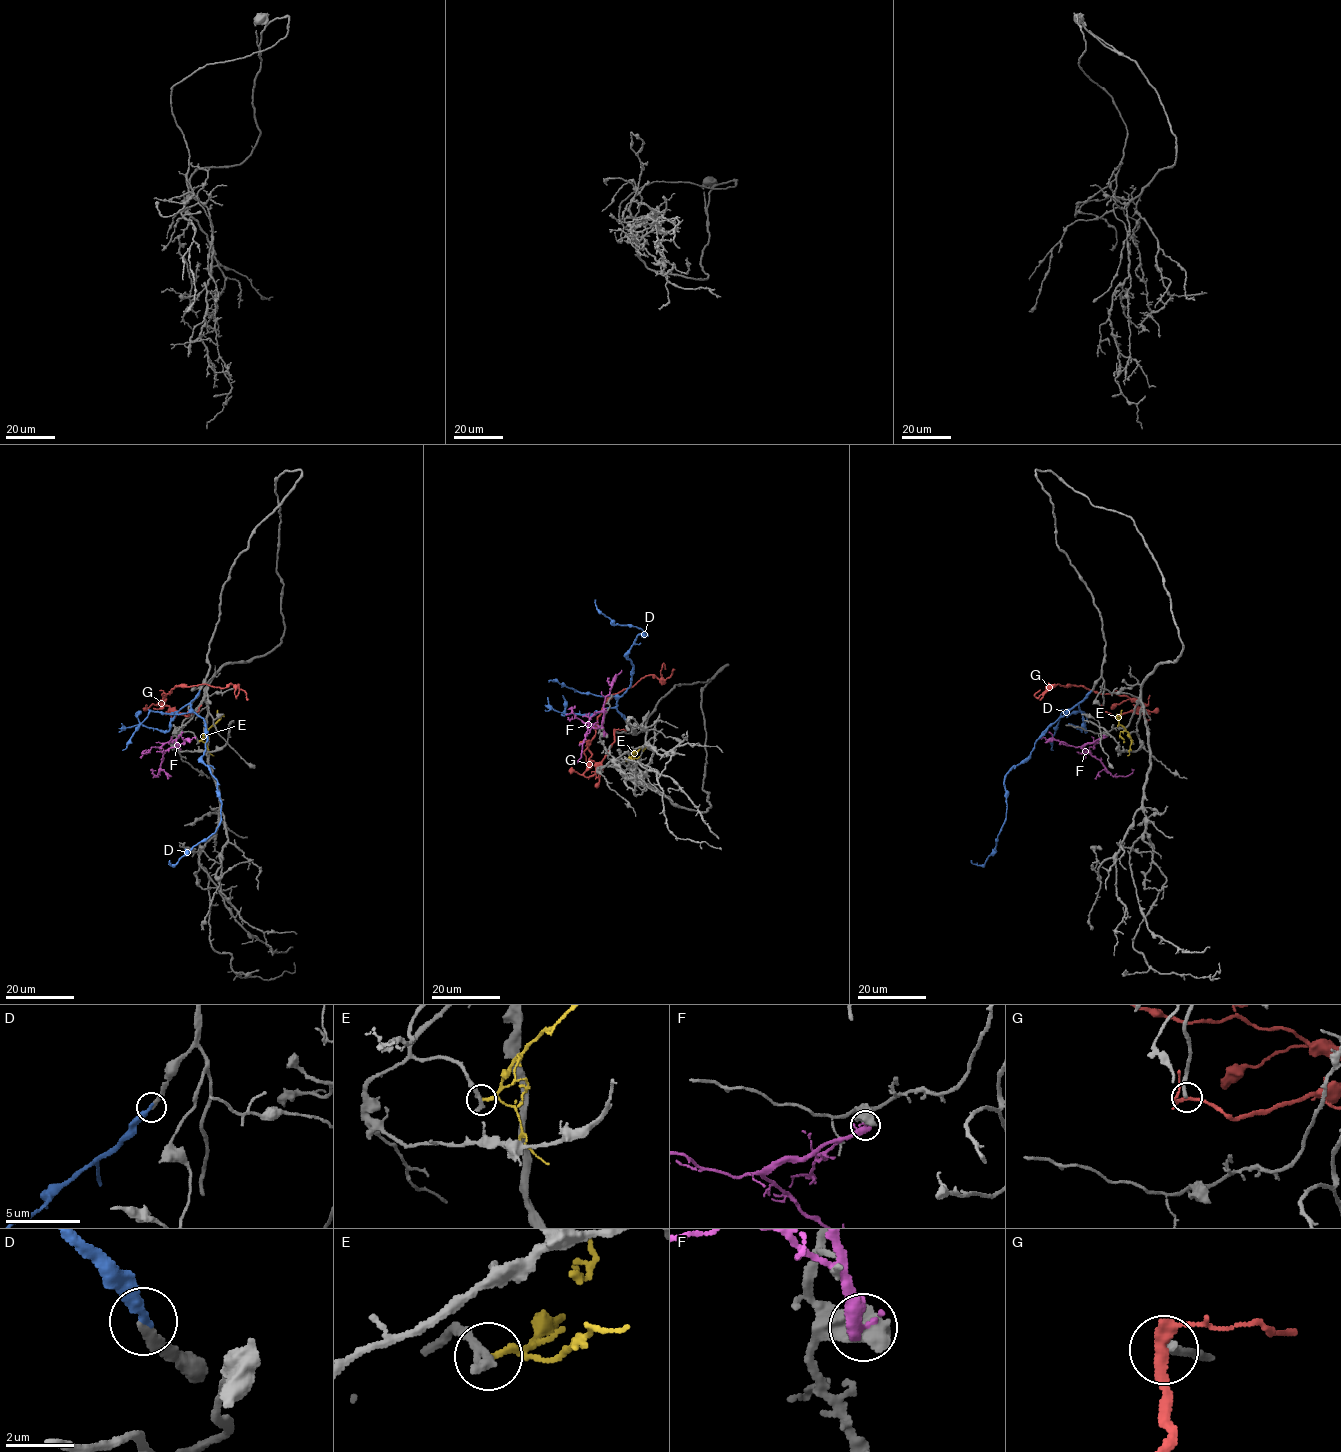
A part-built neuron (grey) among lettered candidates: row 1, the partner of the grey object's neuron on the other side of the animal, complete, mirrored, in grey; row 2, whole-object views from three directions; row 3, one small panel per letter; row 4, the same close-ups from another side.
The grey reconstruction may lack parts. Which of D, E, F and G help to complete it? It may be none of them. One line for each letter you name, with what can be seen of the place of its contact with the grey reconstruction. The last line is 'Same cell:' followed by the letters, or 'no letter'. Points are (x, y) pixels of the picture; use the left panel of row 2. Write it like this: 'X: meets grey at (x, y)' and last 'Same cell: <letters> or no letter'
D: meets grey at (199, 691)
Same cell: D

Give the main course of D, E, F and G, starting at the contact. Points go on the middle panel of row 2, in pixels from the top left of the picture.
D: (625, 720), (617, 700), (630, 683), (633, 666), (627, 652), (638, 635), (647, 634), (615, 624), (595, 600)
E: (624, 761), (640, 748), (644, 748), (643, 751)
F: (605, 735), (603, 713), (596, 712), (590, 717), (577, 761)
G: (614, 732), (613, 743), (587, 777), (588, 745), (604, 704), (646, 676), (659, 679), (664, 664), (665, 669)

